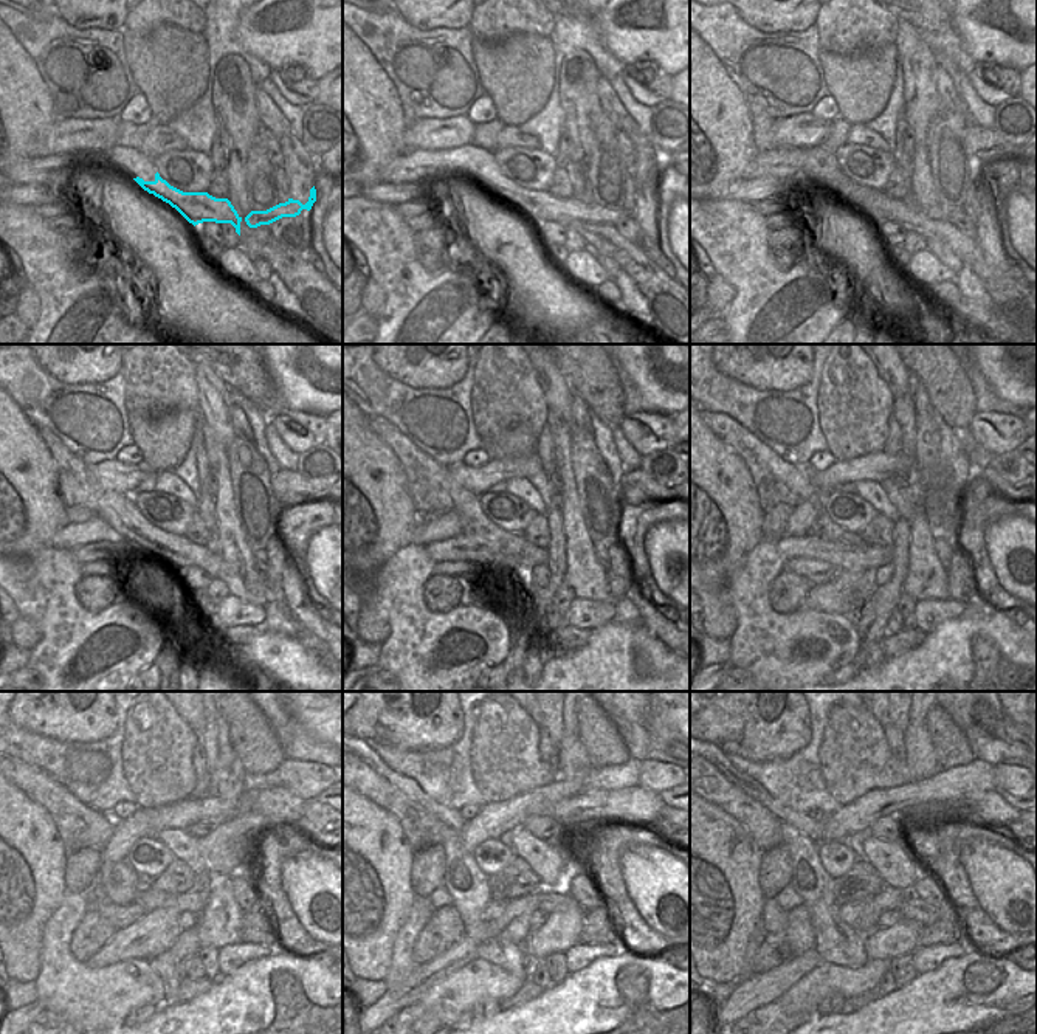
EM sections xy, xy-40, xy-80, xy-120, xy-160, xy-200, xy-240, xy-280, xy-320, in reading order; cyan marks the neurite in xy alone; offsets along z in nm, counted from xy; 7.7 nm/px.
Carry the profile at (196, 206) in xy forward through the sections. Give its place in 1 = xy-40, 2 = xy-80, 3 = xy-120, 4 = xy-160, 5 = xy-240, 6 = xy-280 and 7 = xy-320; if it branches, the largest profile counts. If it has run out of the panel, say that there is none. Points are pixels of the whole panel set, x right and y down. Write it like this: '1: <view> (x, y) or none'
1: xy-40 (540, 206)
2: xy-80 (876, 205)
3: xy-120 (78, 485)
4: xy-160 (433, 490)
5: xy-240 (79, 827)
6: xy-280 (422, 830)
7: xy-320 (764, 827)

